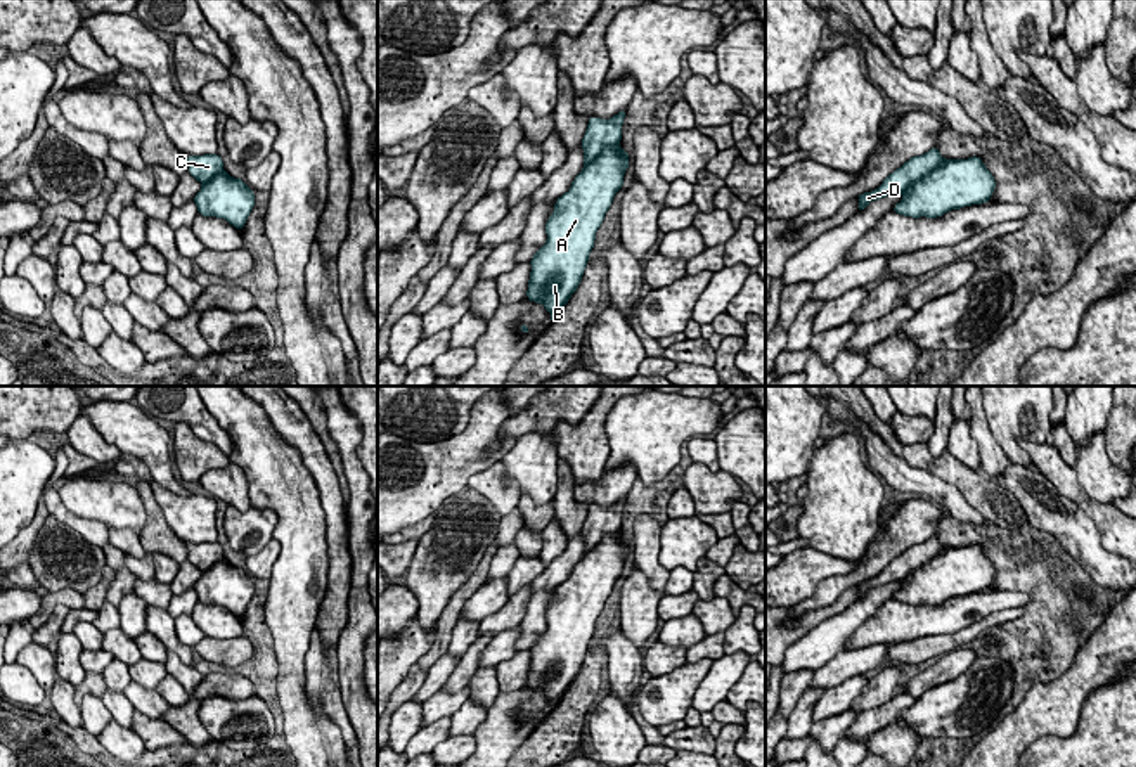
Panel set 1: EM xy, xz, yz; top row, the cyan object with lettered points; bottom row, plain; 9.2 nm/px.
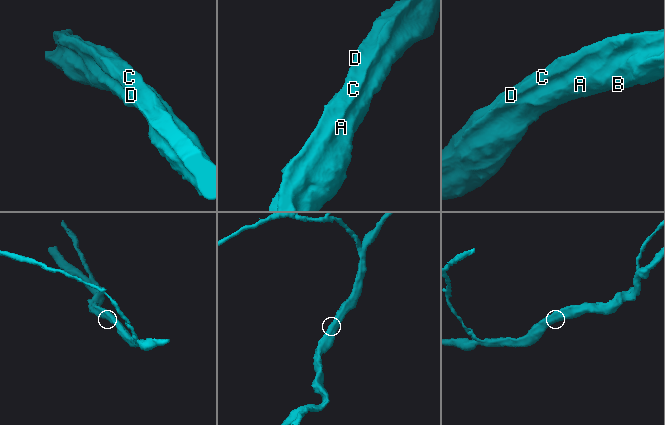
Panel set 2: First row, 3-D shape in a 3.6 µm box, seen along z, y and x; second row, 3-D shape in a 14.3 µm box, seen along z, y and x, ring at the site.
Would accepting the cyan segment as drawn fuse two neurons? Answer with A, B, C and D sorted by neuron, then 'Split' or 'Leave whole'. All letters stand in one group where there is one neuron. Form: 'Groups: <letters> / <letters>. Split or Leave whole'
Groups: A B C D. Leave whole

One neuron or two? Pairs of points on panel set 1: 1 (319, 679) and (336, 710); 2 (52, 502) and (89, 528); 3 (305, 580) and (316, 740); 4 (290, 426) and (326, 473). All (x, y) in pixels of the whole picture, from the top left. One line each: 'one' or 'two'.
1: one
2: one
3: one
4: one

